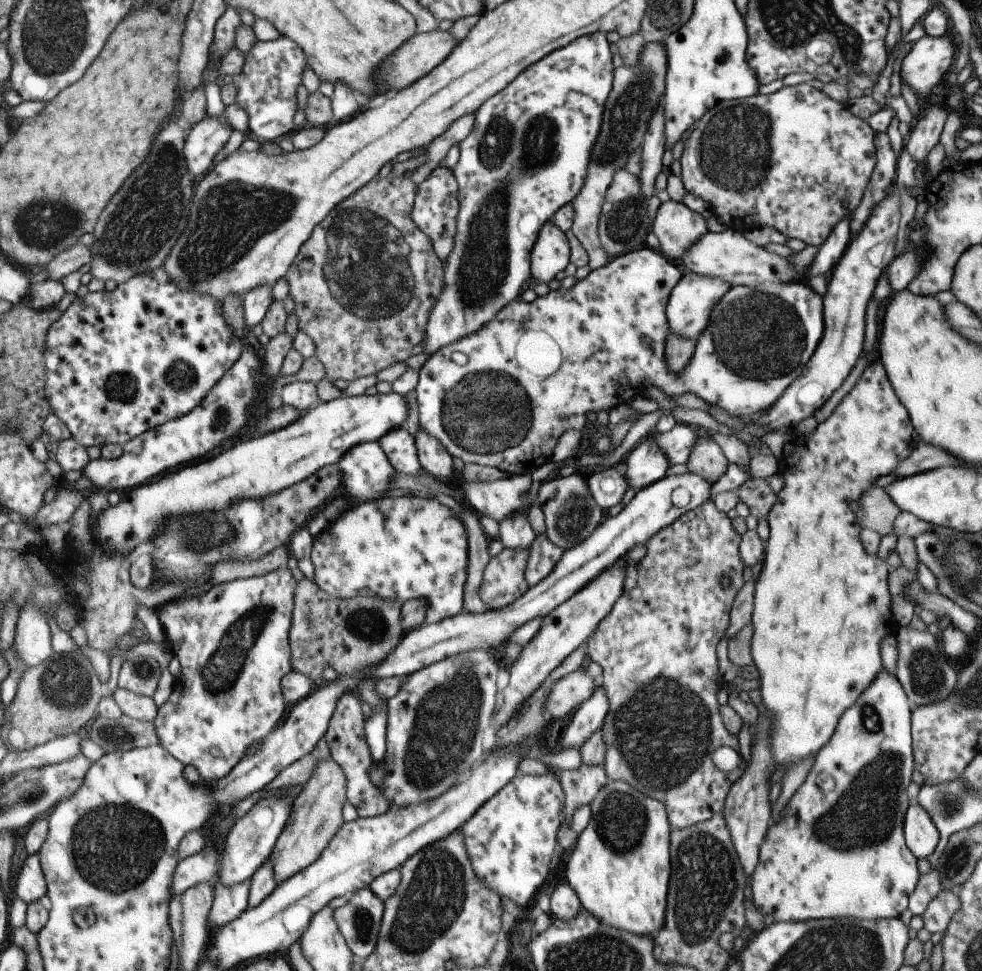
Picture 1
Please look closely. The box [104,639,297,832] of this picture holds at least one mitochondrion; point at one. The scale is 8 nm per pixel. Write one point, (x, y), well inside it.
(138, 669)

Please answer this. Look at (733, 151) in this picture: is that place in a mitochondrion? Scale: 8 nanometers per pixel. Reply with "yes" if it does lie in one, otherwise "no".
yes

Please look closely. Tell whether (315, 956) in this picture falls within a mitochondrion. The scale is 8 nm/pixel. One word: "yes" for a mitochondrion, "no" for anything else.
no

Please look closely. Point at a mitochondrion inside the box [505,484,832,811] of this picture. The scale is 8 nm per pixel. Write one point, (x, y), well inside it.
(662, 733)

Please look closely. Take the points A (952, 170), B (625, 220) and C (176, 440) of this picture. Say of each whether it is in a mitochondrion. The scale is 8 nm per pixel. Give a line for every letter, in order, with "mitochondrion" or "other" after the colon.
A: other
B: mitochondrion
C: other

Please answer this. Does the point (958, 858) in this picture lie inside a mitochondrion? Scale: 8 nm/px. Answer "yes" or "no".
yes

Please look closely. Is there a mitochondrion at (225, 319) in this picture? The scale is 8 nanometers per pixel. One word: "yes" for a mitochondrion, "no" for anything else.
no

